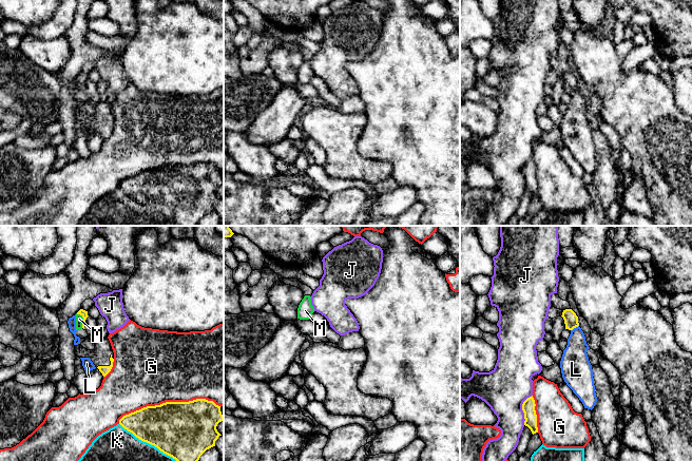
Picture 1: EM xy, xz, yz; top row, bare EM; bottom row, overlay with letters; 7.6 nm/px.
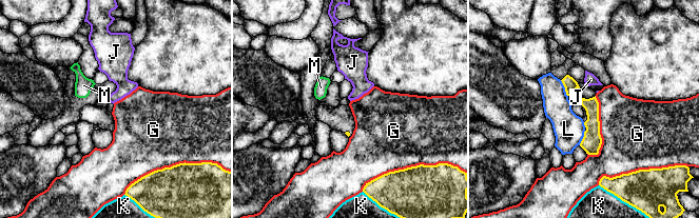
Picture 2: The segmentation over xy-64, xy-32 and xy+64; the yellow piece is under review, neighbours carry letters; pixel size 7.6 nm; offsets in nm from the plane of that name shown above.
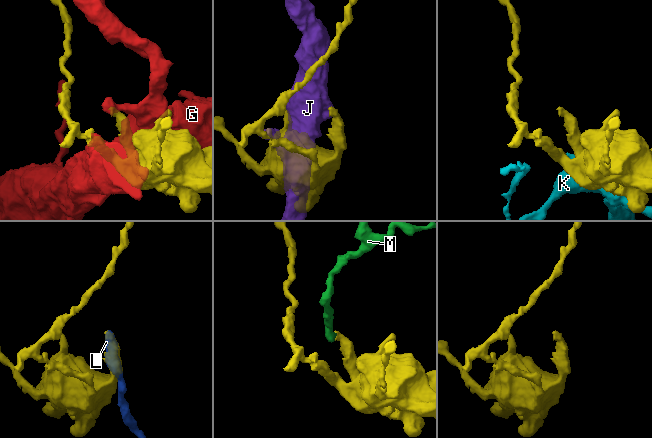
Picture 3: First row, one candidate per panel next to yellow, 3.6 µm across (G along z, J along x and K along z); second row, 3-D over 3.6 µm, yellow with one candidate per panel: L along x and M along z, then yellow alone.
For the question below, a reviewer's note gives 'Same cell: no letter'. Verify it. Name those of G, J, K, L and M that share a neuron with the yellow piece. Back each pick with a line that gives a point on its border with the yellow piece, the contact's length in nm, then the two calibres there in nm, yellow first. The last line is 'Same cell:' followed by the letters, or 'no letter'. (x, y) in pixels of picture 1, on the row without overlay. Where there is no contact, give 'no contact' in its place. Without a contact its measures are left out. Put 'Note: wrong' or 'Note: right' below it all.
M: contact xy (83, 83); length 120 nm; calibres 50 and 60 nm
Same cell: M
Note: wrong

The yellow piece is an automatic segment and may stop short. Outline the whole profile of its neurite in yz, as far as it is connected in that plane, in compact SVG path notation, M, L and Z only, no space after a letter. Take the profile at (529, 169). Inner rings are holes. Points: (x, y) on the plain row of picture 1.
M532 160L527 161L523 168L522 168L522 174L524 176L524 189L527 190L532 197L538 196L538 191L537 191L537 178L535 174L535 164Z

